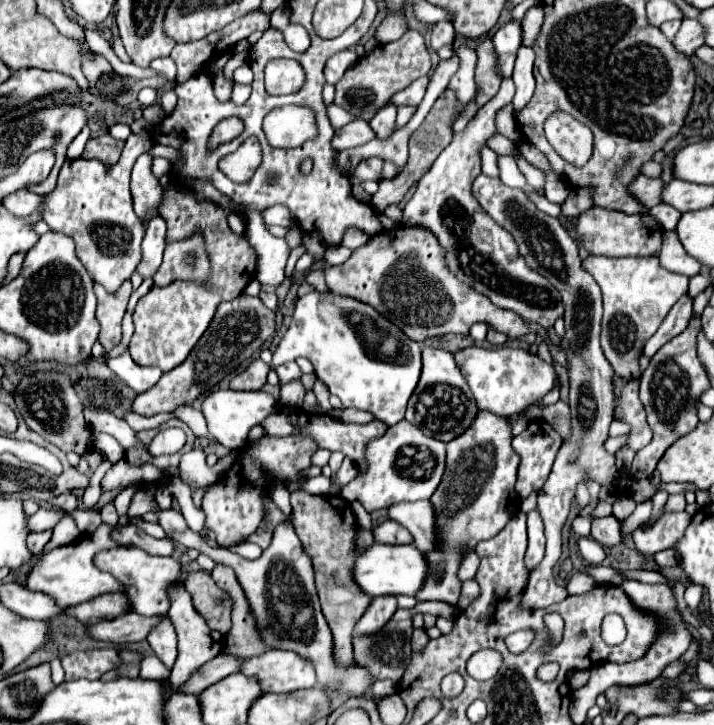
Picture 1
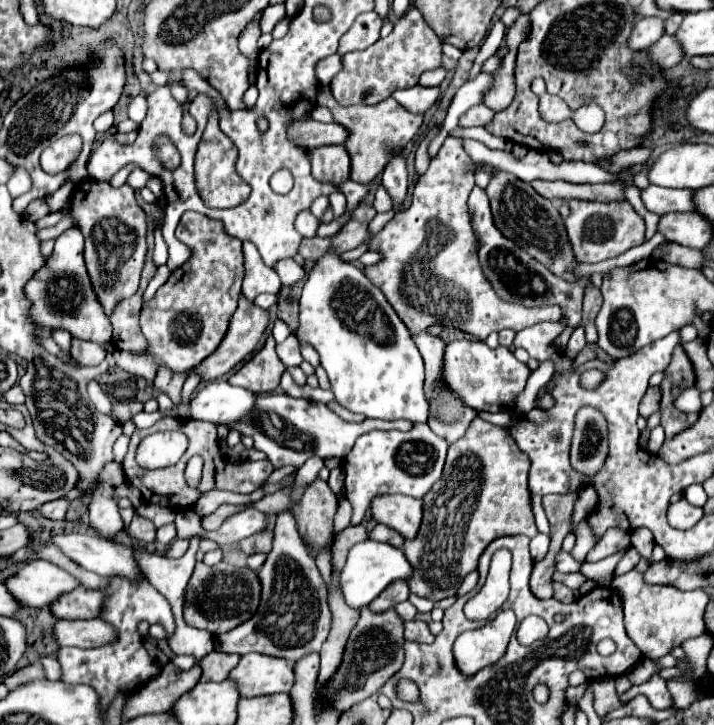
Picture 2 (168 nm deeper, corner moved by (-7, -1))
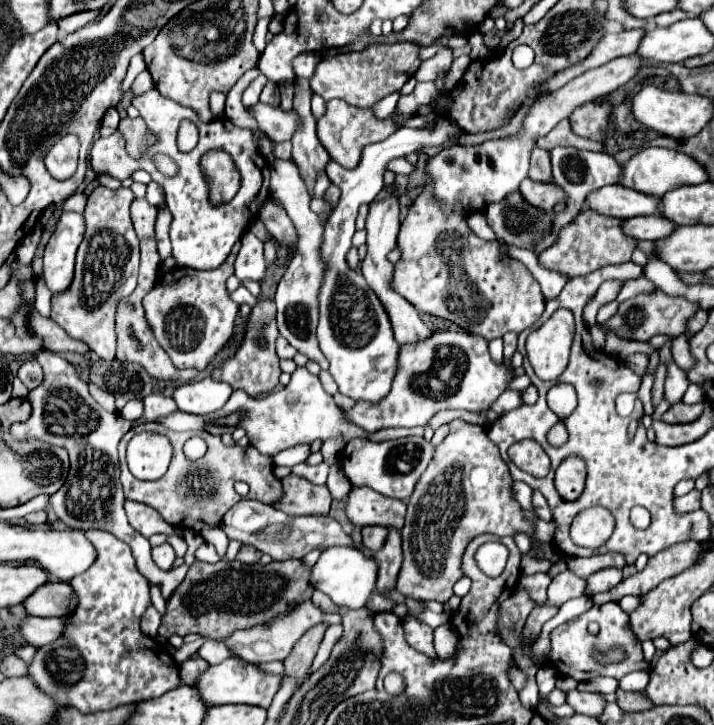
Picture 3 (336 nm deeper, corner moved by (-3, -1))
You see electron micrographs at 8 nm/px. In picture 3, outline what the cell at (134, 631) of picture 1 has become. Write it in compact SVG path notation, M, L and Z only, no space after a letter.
M27 617L21 623L21 633L25 641L29 641L35 647L41 647L61 637L61 633L65 633L67 623L69 621L65 617Z

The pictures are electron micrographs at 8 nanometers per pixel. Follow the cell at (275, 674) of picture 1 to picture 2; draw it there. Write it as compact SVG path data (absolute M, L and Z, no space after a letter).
M247 653L227 675L237 685L239 697L261 697L289 693L293 687L293 665L285 659Z

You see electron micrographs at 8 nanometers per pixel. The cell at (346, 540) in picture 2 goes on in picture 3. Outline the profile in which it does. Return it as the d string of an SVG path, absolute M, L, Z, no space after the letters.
M221 559L219 563L211 565L211 563L203 563L203 561L195 561L189 567L189 573L185 577L185 581L175 589L175 593L171 595L171 599L167 601L167 613L161 621L159 627L159 635L169 639L169 635L189 635L189 633L199 633L203 637L227 637L231 635L235 629L247 629L259 623L265 623L269 619L273 619L279 613L285 613L289 603L295 601L303 601L309 599L313 595L313 585L309 585L309 573L311 567L305 567L303 561L297 559L289 559L289 561L273 561L269 565L245 565L239 561L229 561L229 559Z

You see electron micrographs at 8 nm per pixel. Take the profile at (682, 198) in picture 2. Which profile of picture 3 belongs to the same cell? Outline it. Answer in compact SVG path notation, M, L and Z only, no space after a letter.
M607 185L589 193L589 207L611 217L637 217L655 215L659 197L645 197L645 193L633 193L633 189L621 189L621 185Z

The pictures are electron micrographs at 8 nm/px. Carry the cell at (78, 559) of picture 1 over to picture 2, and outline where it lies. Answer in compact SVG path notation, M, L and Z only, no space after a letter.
M31 561L3 585L23 607L49 607L61 593L79 587L79 581L49 561Z

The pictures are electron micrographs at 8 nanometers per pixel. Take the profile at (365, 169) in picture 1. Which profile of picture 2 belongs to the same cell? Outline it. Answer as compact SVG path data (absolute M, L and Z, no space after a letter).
M319 89L317 93L317 103L327 107L333 115L333 121L337 121L339 125L345 125L345 129L349 131L347 139L345 139L345 149L349 151L351 157L351 179L353 181L361 181L361 183L373 183L377 179L377 175L385 169L387 161L391 159L391 149L389 147L403 147L401 141L405 141L405 145L415 137L415 133L419 131L419 127L423 125L423 115L411 113L407 111L401 103L397 103L393 97L377 103L377 105L355 105L355 107L341 107L337 105L337 101L331 97L329 89Z

